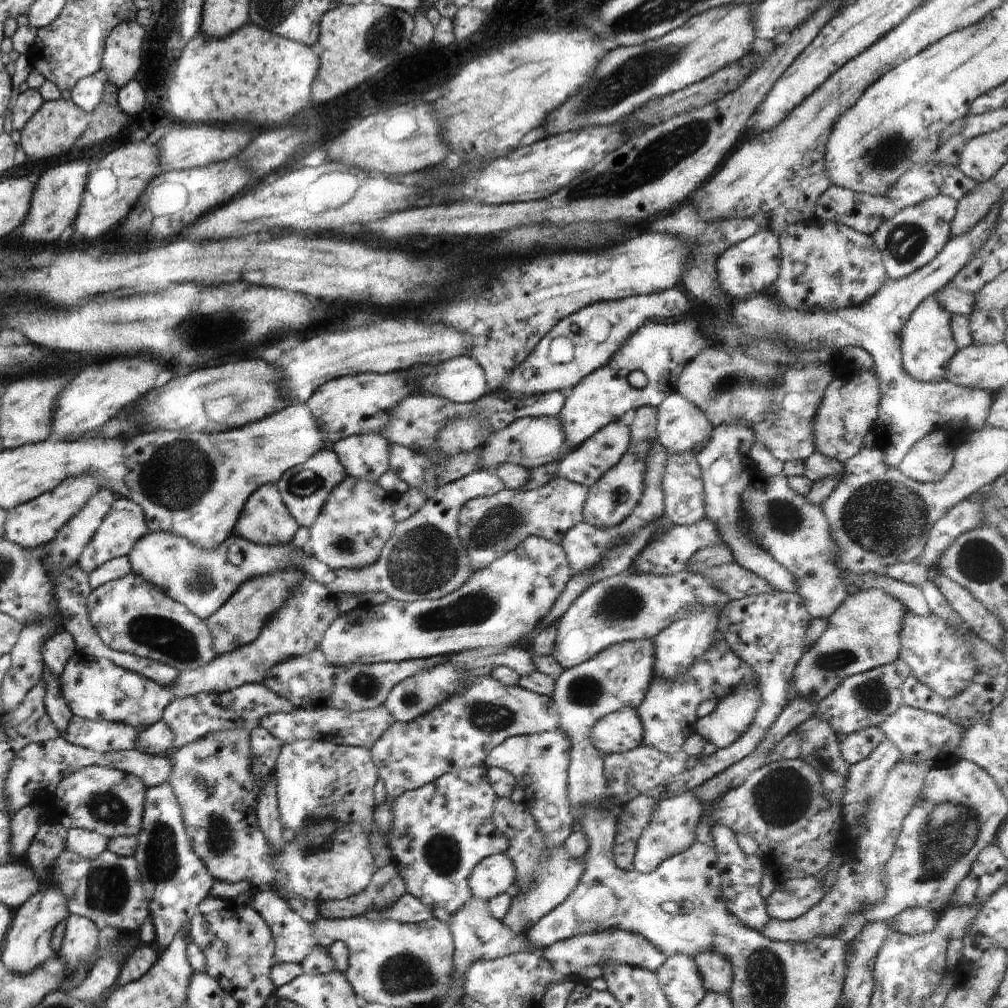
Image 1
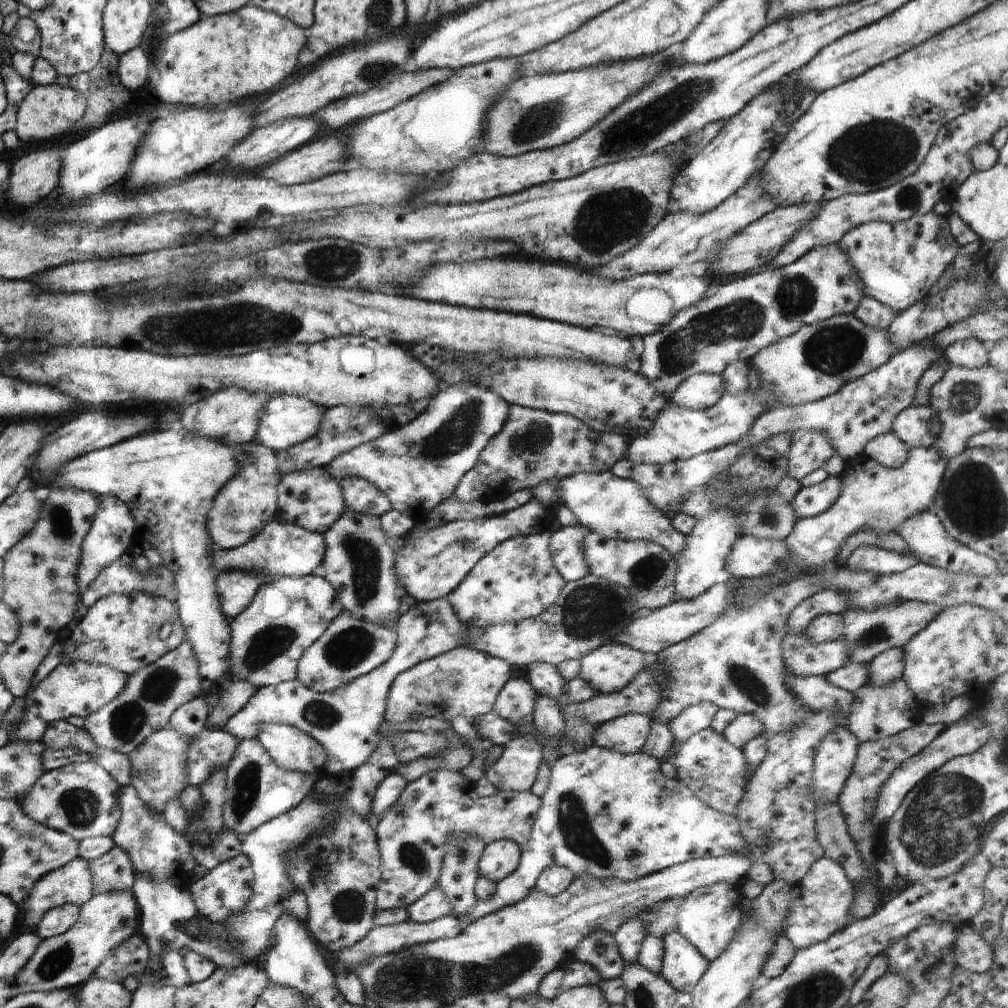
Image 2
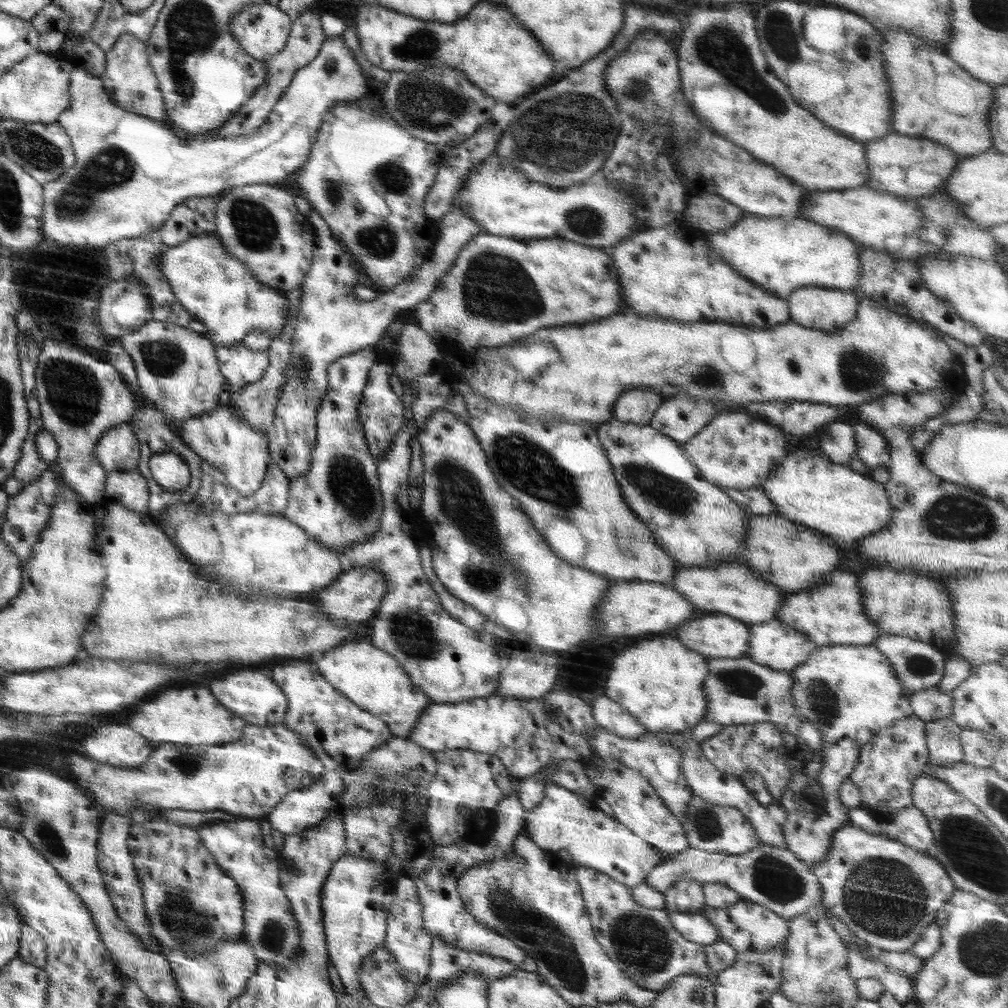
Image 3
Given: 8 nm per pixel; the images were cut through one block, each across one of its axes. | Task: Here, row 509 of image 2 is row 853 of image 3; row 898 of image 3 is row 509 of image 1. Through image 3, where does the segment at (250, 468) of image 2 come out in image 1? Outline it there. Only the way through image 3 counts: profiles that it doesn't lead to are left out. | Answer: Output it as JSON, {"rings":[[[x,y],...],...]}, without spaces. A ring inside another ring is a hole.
{"rings":[[[270,483],[260,486],[249,496],[233,532],[259,545],[291,545],[298,527],[299,524],[281,499],[279,488],[276,484]]]}

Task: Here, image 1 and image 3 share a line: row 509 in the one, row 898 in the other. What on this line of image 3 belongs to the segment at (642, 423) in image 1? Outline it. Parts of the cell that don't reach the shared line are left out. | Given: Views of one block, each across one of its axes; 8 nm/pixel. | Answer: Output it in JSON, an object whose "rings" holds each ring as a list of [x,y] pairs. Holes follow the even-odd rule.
{"rings":[[[575,866],[575,875],[595,939],[623,969],[624,976],[634,984],[659,992],[668,987],[676,977],[686,973],[712,976],[703,945],[686,940],[674,930],[669,914],[664,909],[648,908],[636,903],[631,887],[620,884],[604,872]]]}

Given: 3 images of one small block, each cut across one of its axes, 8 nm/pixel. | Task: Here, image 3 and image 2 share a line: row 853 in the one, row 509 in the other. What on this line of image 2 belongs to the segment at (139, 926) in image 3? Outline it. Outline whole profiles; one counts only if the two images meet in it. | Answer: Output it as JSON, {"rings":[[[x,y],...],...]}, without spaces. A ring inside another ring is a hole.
{"rings":[[[104,497],[98,504],[90,531],[86,534],[82,546],[82,557],[77,575],[79,592],[83,594],[96,580],[99,573],[110,564],[123,558],[133,544],[133,537],[138,532],[134,516],[128,505],[115,497]]]}

